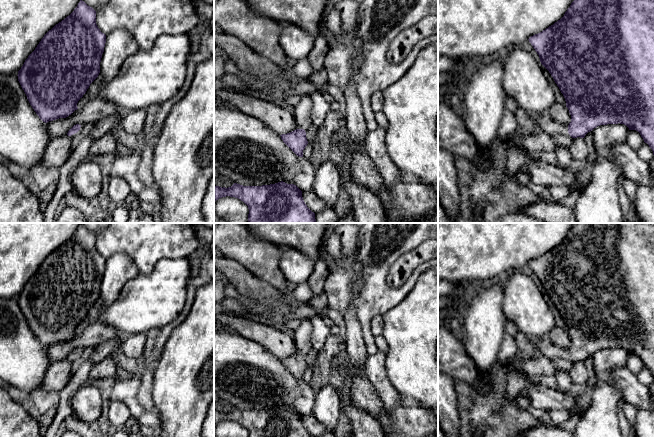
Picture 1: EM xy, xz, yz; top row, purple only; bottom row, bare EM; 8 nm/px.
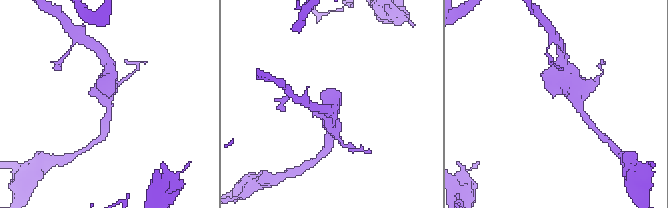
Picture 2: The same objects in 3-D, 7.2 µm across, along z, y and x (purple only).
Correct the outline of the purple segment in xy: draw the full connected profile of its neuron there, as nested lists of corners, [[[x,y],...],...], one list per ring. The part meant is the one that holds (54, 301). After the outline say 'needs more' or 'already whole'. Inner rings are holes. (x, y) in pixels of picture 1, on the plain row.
[[[82,224],[69,240],[44,259],[35,274],[25,284],[17,299],[30,329],[43,346],[66,342],[78,333],[78,325],[100,297],[100,286],[105,267],[106,259],[96,248],[96,235]]]; already whole

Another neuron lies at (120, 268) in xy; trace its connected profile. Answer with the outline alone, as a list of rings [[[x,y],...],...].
[[[120,253],[107,259],[100,286],[103,305],[108,306],[116,301],[123,286],[138,274],[137,266],[127,254]]]

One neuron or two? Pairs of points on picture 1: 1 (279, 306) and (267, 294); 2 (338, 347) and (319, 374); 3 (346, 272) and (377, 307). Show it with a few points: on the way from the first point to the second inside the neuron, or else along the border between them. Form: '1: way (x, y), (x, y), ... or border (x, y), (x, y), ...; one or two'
1: way (276, 303), (270, 297); one
2: way (331, 353), (323, 361), (322, 367); one
3: way (346, 284), (346, 288), (359, 301), (365, 301); one

